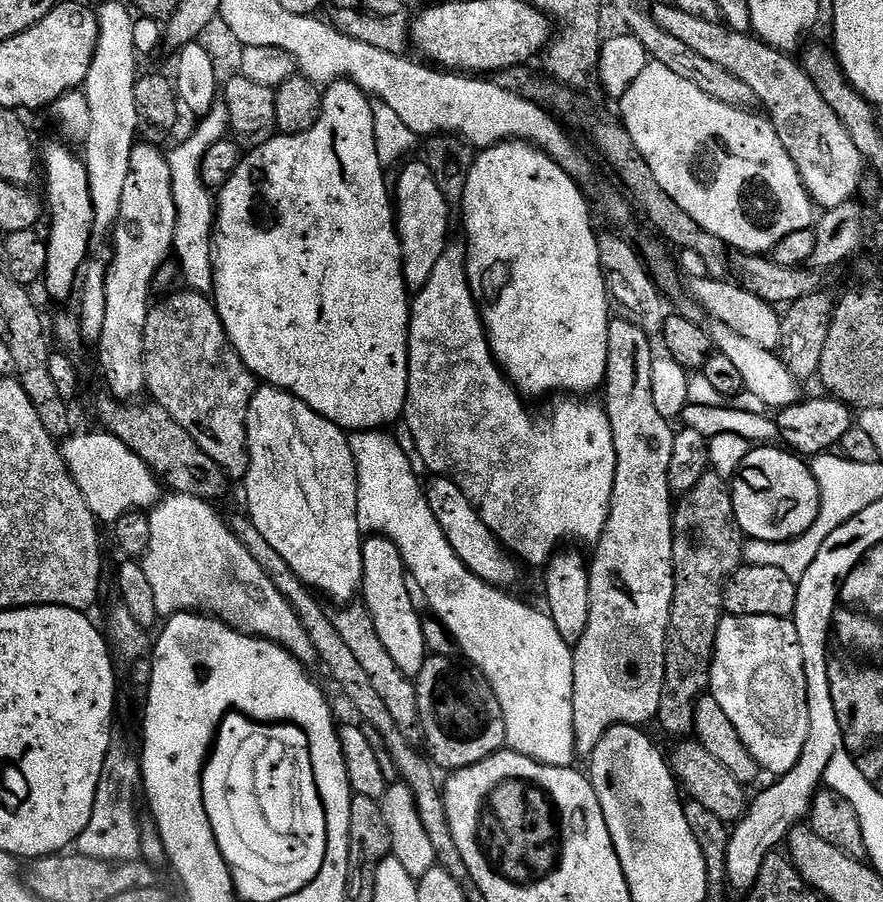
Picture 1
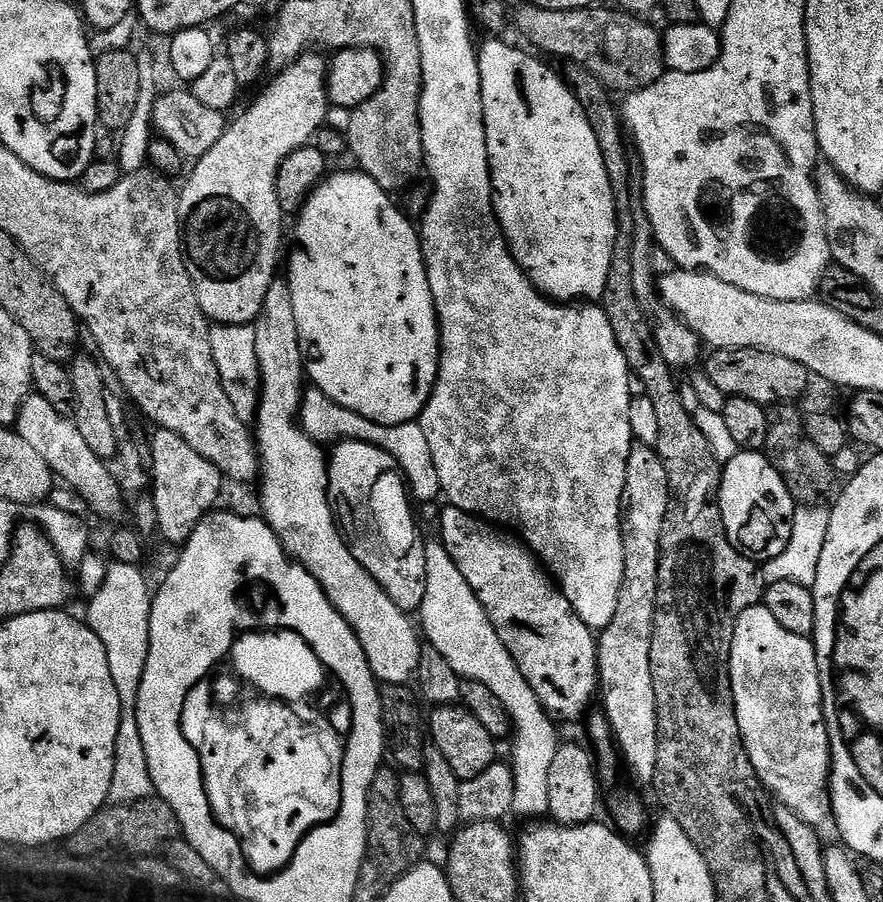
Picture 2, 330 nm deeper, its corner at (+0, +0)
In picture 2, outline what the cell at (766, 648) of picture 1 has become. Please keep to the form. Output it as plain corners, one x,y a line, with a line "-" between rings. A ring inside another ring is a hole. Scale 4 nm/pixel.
762,606
747,608
738,618
738,626
734,626
734,642
730,650
730,678
732,679
732,693
734,694
734,706
736,707
736,717
740,733
744,739
744,748
748,751
750,762
758,774
760,783
773,797
780,799
779,803
785,808
794,810
798,818
802,818
806,823
813,826
821,826
833,819
832,815
832,789
830,781
832,779
832,747
828,741
828,727
824,721
824,699
822,698
822,682
820,681
820,671
818,670
818,658
816,657
815,643
807,636
790,634
786,626
780,625
774,614

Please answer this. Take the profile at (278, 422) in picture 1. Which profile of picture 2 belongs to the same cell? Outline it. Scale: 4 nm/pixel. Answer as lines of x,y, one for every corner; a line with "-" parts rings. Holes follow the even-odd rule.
277,278
272,281
270,290
266,290
266,302
262,302
262,310
258,314
256,329
256,353
260,367
260,407
256,409
254,421
254,439
260,453
260,504
264,507
263,519
274,530
285,552
306,569
322,586
326,598
346,618
346,622
354,630
362,650
366,654
366,662
370,662
370,670
381,685
408,684
418,670
418,658
422,647
422,636
409,613
398,610
394,602
390,602
390,594
374,582
374,578
354,558
348,549
348,542
332,513
332,504
328,501
328,461
326,452
317,444
302,427
298,417
302,412
302,401
306,391
305,358
298,342
298,322
294,322
294,302
290,302
290,290
287,279

